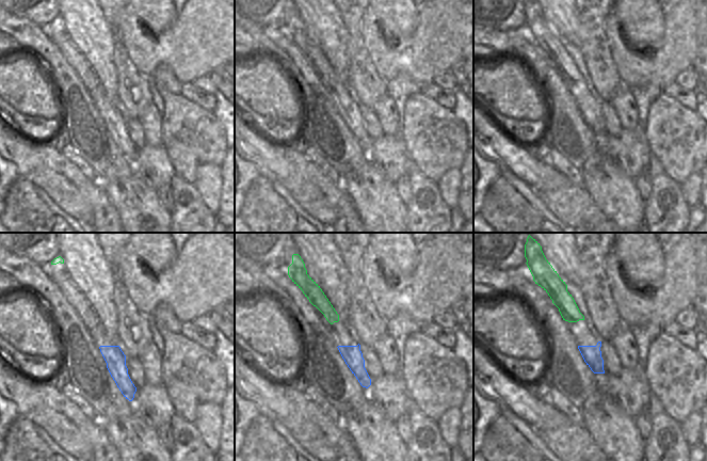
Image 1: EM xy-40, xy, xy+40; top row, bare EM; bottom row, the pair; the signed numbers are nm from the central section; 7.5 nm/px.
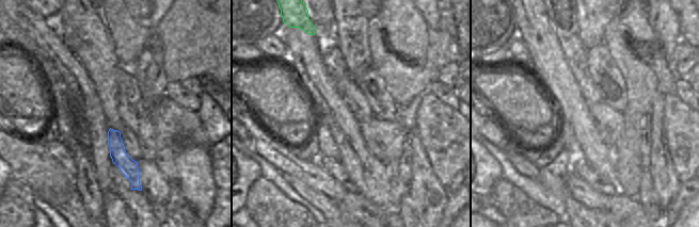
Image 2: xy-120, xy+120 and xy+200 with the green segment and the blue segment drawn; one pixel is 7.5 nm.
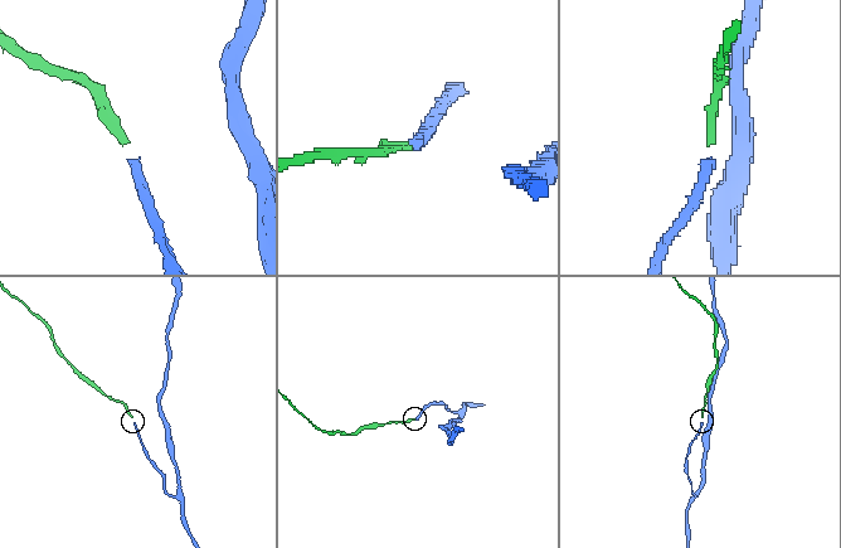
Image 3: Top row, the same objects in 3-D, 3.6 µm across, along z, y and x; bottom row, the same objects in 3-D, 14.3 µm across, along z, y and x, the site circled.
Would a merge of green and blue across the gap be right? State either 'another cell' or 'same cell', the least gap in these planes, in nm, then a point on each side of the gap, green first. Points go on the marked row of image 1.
same cell | 170 nm | xy (332, 323), (338, 346)

